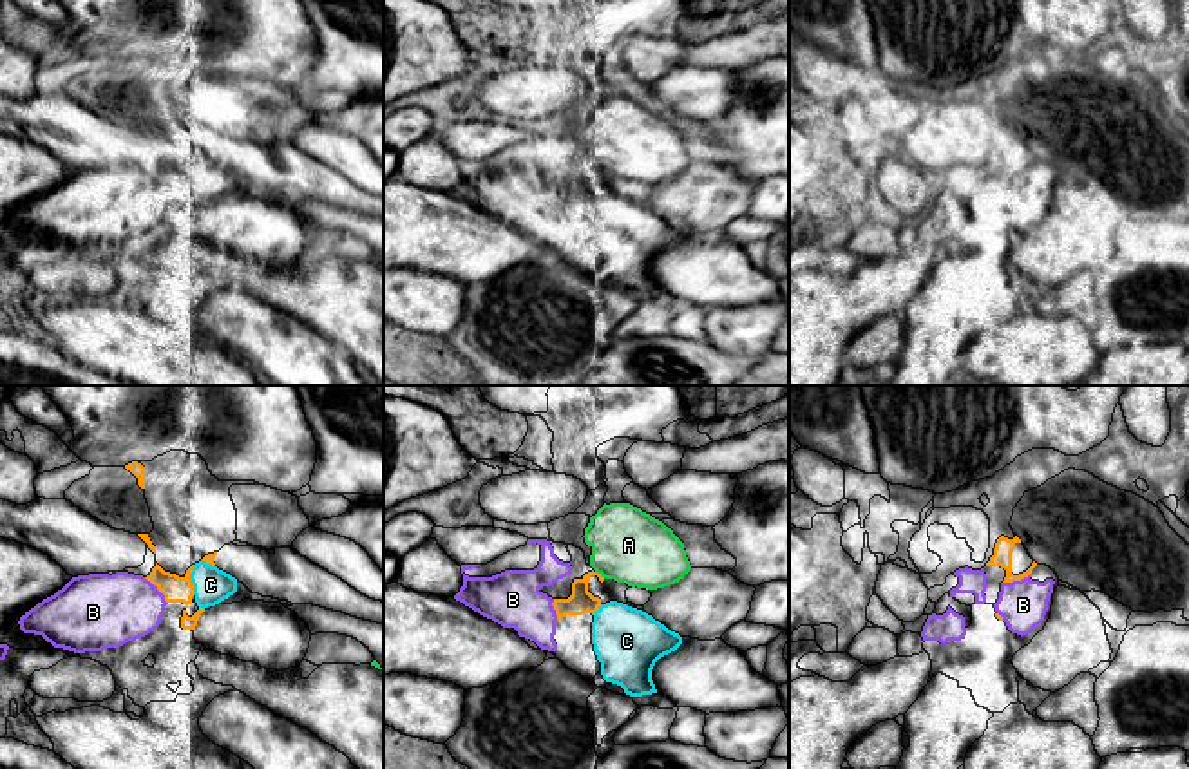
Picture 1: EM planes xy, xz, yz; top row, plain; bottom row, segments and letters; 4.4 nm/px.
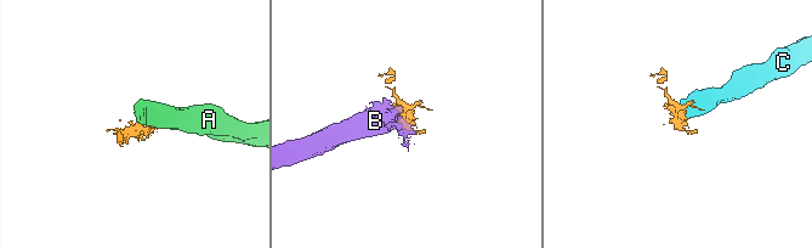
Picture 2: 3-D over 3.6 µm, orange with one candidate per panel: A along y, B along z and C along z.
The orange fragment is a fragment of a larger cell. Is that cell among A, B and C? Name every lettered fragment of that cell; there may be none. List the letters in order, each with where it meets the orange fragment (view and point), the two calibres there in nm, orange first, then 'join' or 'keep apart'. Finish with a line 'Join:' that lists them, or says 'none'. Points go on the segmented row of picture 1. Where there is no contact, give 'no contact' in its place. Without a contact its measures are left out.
A: contact xz (599, 574); calibres 110 and 320 nm; keep apart
B: contact xy (158, 588); calibres 120 and 320 nm; keep apart
C: contact xy (189, 579); calibres 120 and 160 nm; keep apart
Join: none

